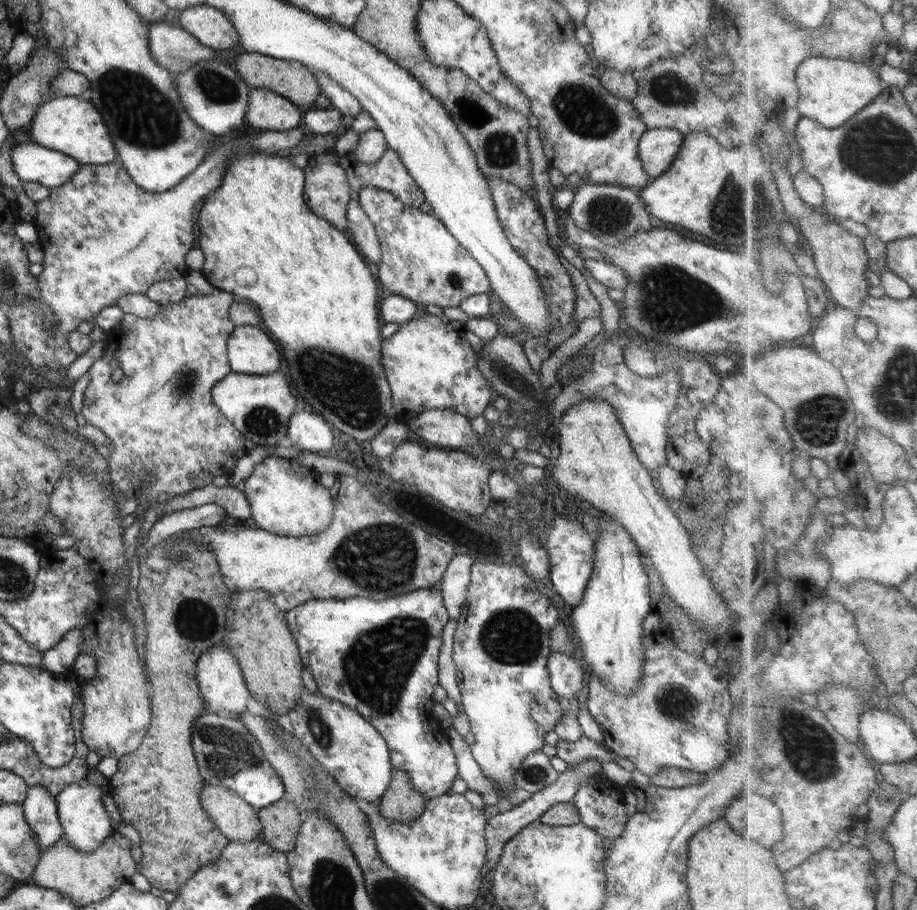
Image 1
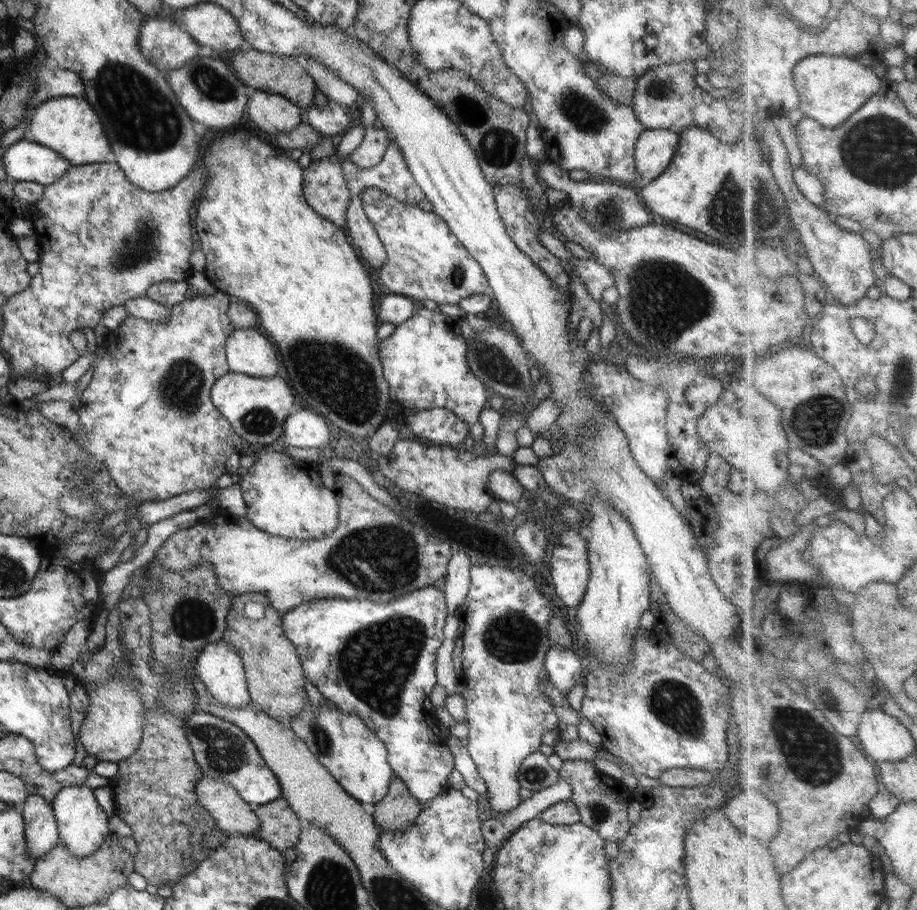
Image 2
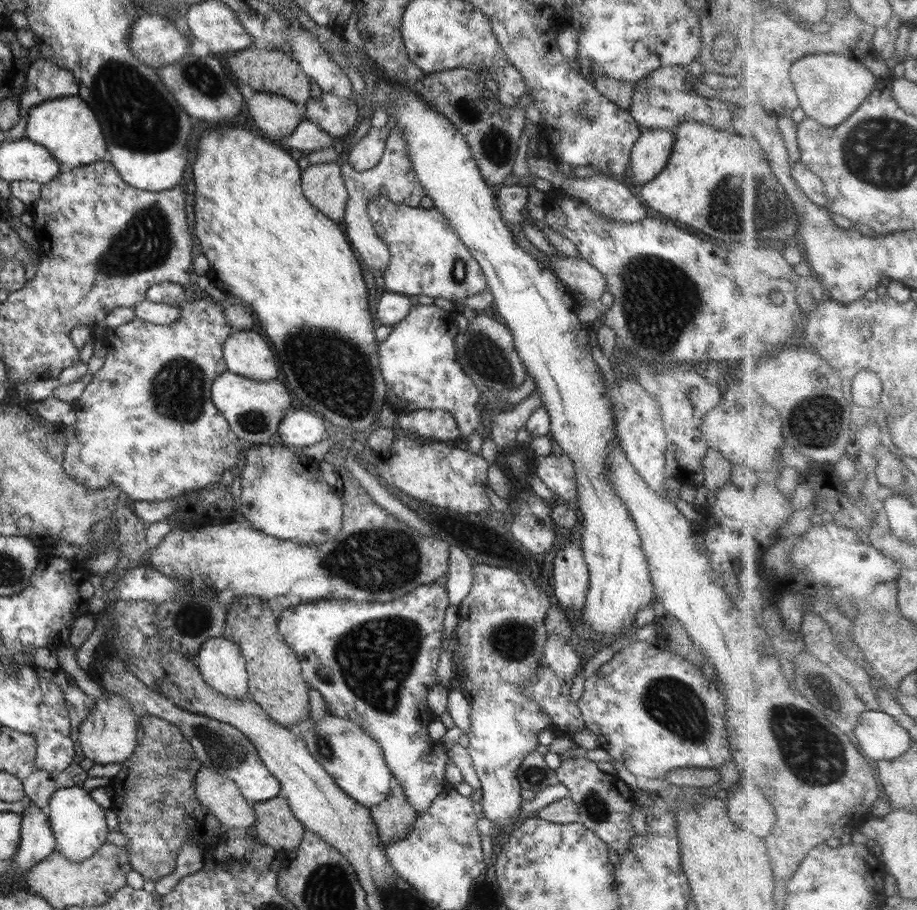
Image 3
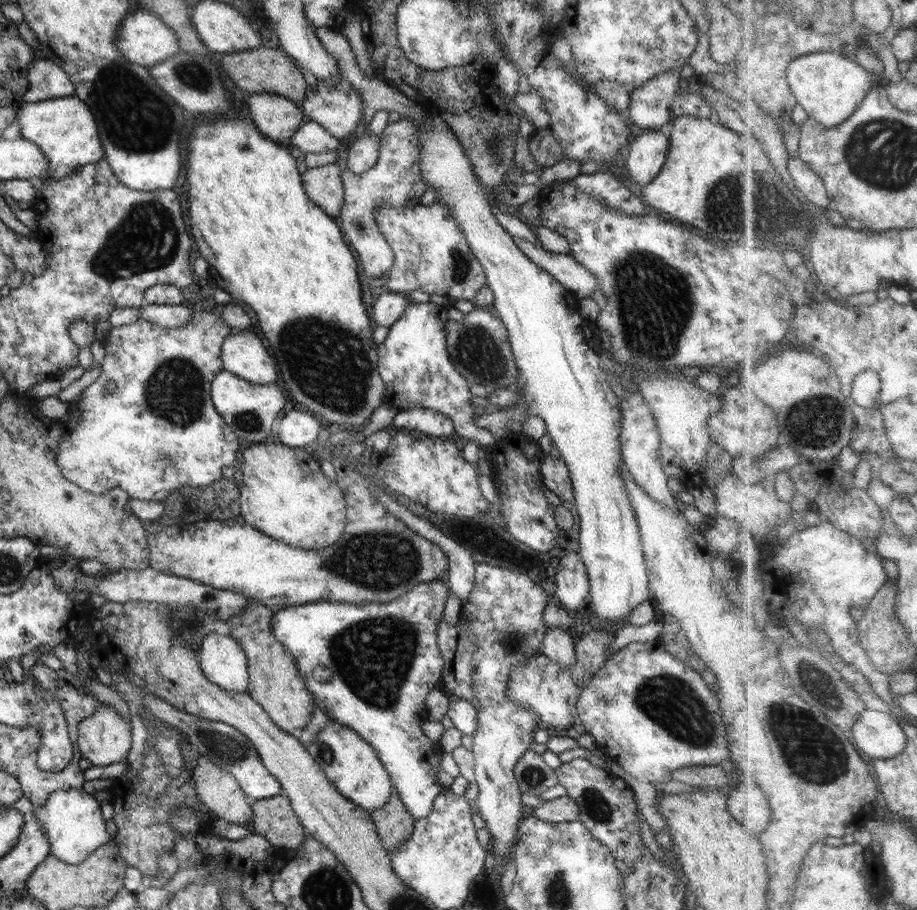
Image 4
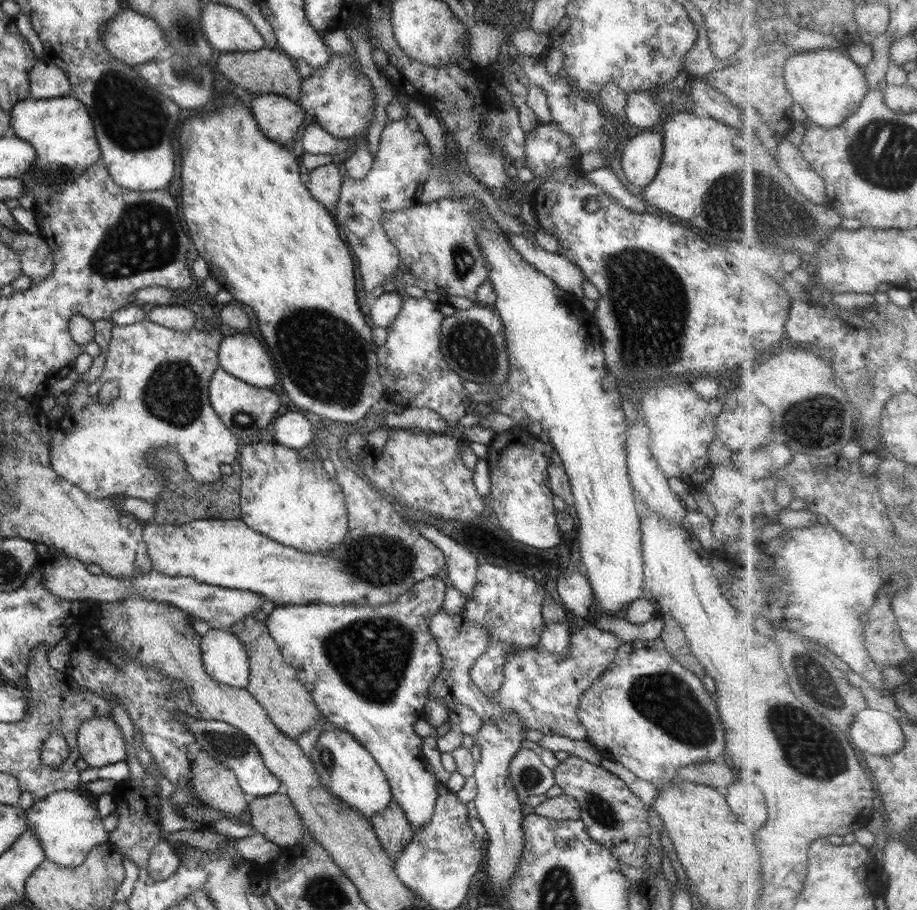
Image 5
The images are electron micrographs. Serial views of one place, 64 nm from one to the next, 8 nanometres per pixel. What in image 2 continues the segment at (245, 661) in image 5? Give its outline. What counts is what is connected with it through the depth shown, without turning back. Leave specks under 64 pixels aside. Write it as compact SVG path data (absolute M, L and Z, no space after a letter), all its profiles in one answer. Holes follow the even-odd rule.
M223 639L206 644L200 651L196 659L196 675L206 685L208 692L221 705L227 707L243 707L244 705L254 705L255 709L260 710L259 706L251 700L247 687L247 678L244 665L237 650Z

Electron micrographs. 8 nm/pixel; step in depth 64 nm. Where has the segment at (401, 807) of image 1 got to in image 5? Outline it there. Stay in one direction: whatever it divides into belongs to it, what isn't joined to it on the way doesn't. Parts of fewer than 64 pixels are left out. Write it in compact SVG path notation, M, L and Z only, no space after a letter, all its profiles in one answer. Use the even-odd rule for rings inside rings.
M393 800L386 810L374 815L370 822L375 830L380 844L387 855L394 860L404 850L404 847L413 839L414 829L408 823L404 811Z

